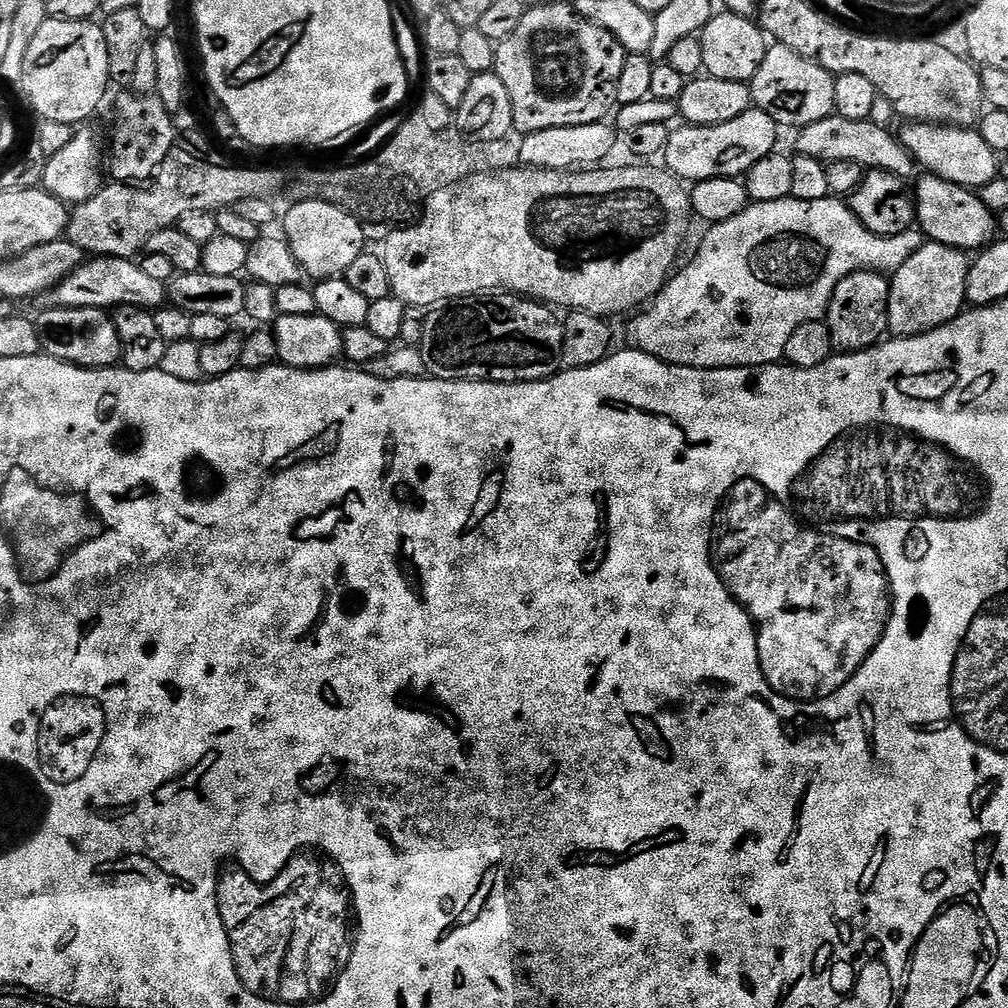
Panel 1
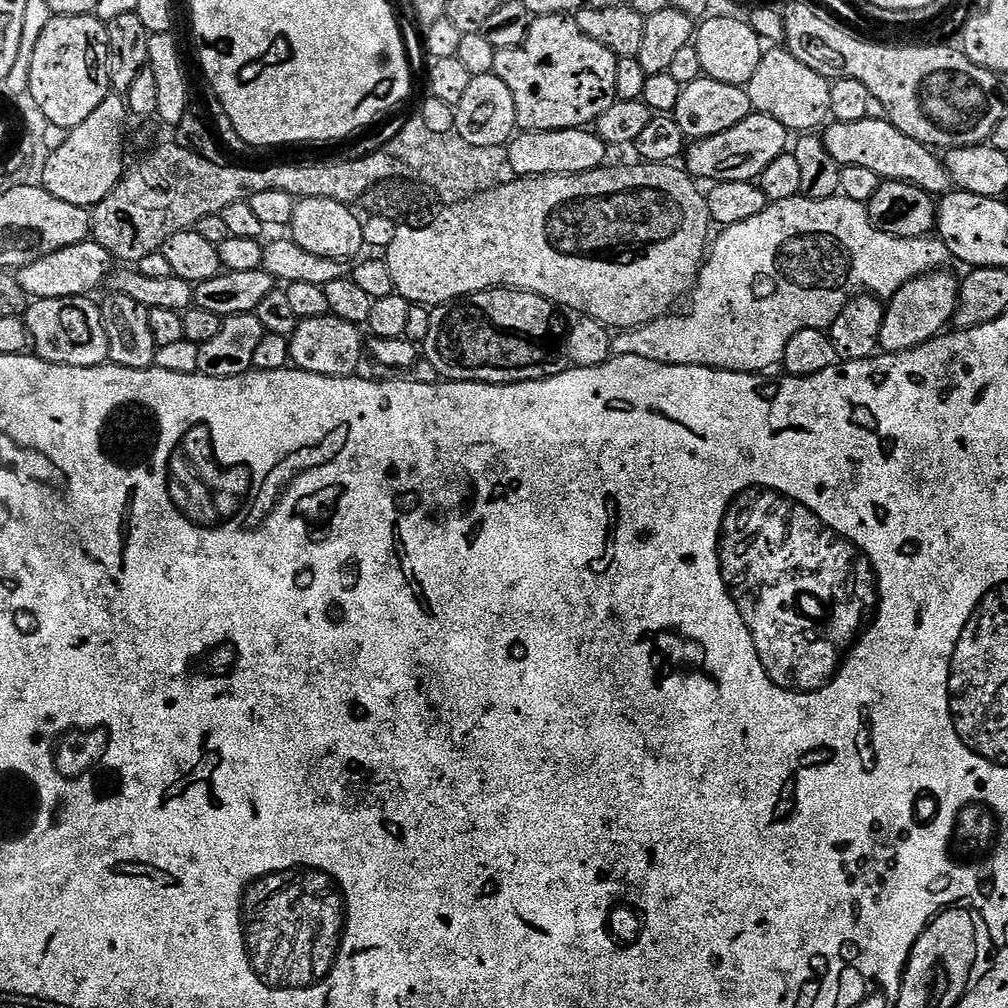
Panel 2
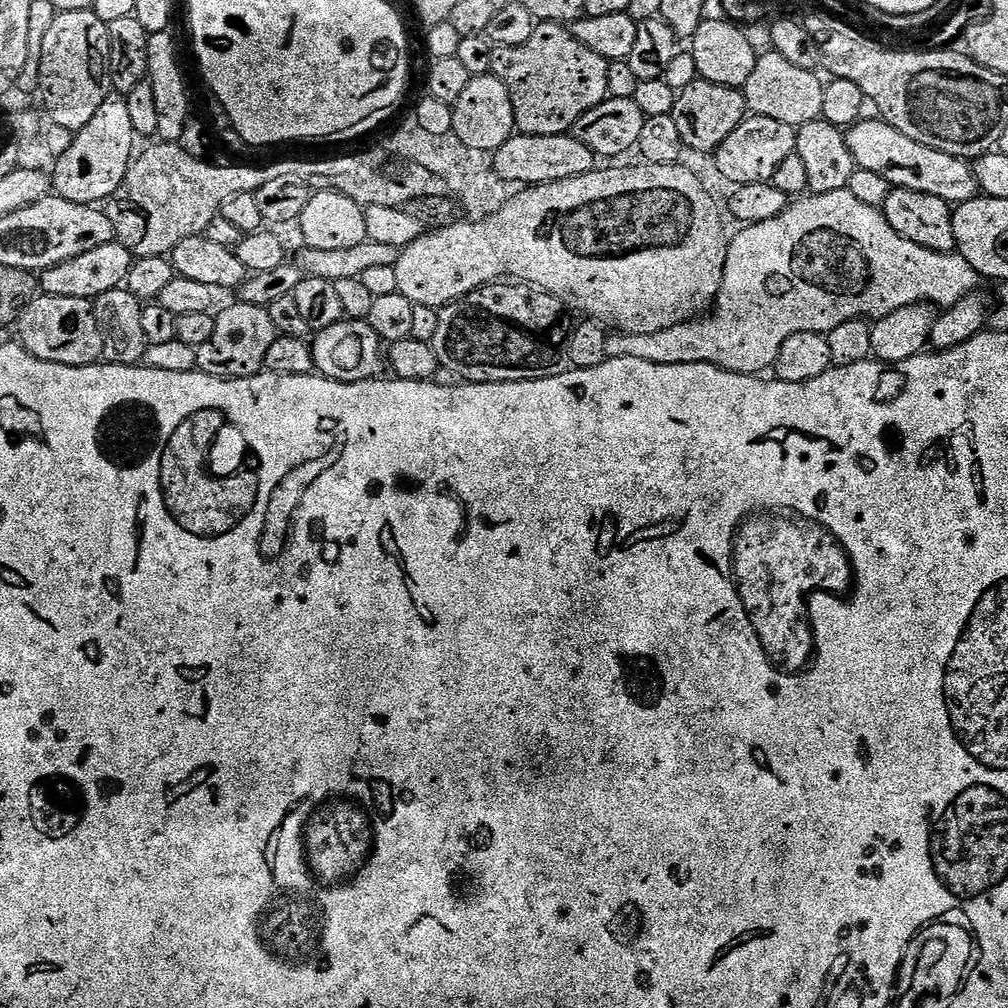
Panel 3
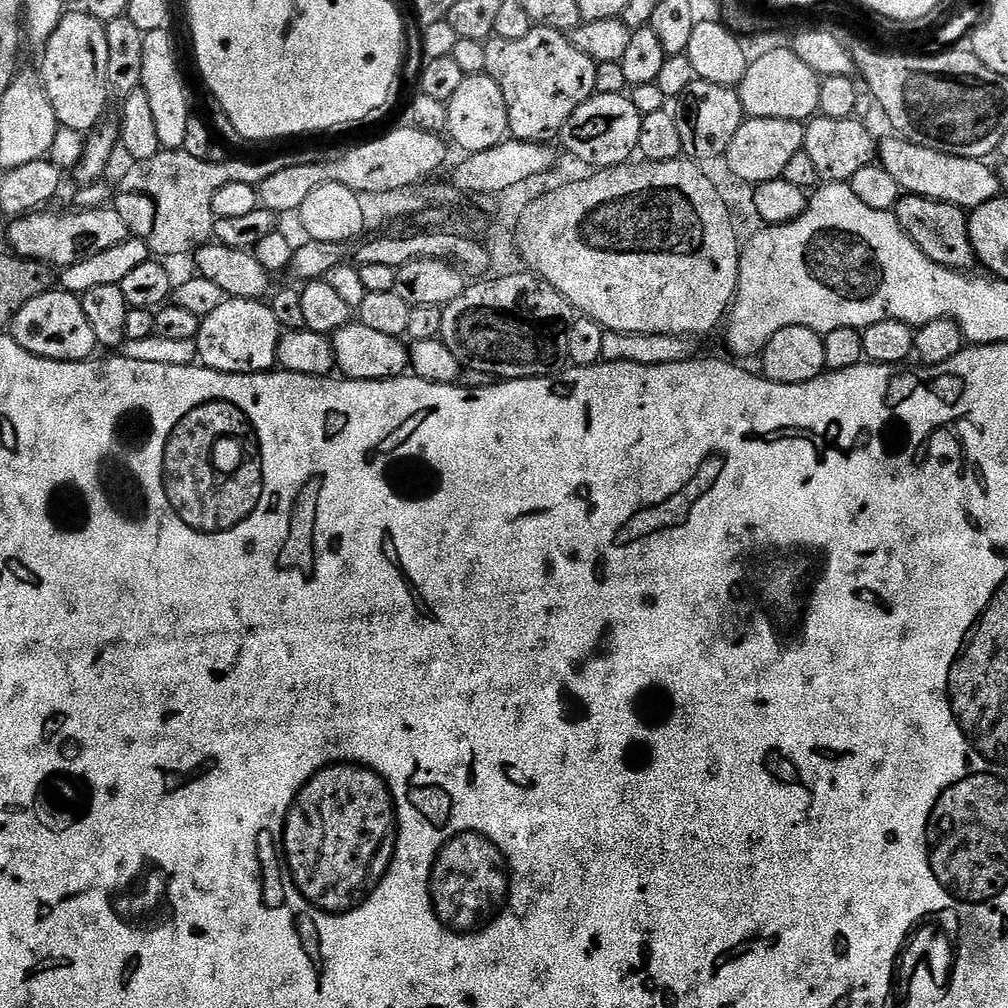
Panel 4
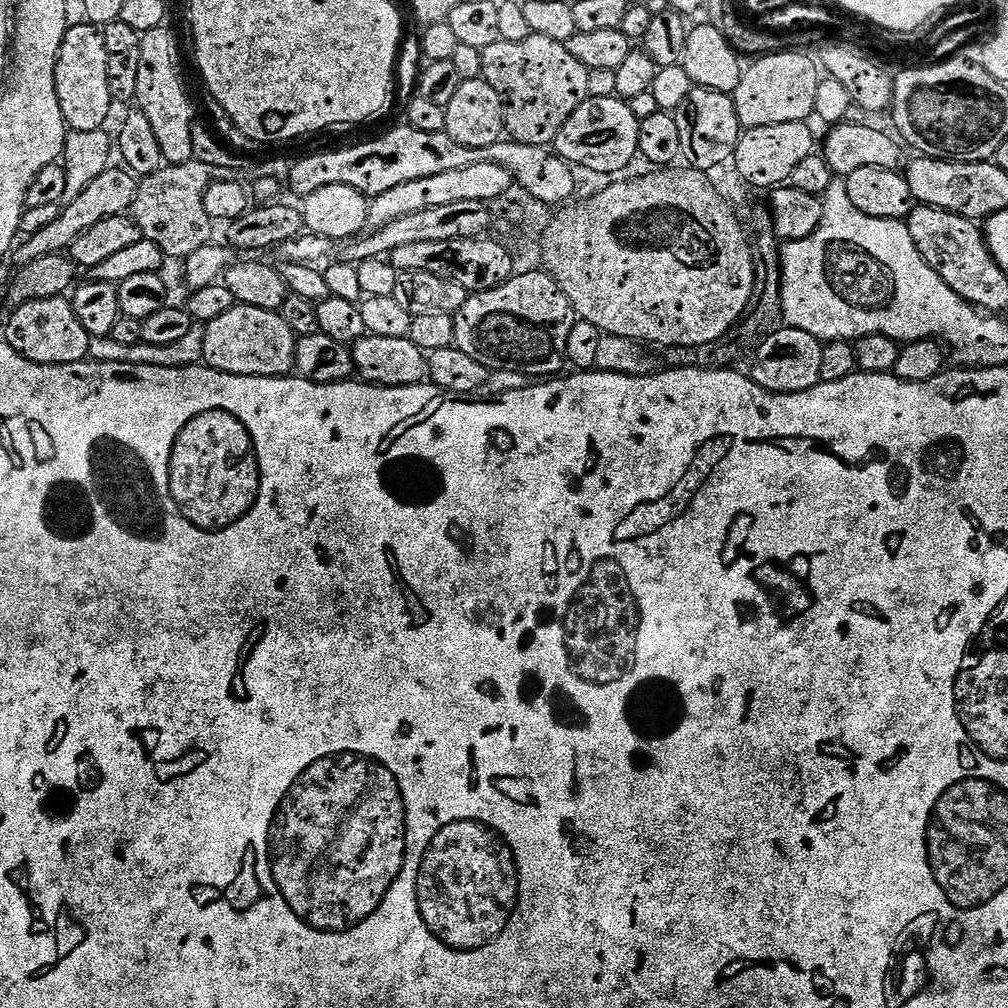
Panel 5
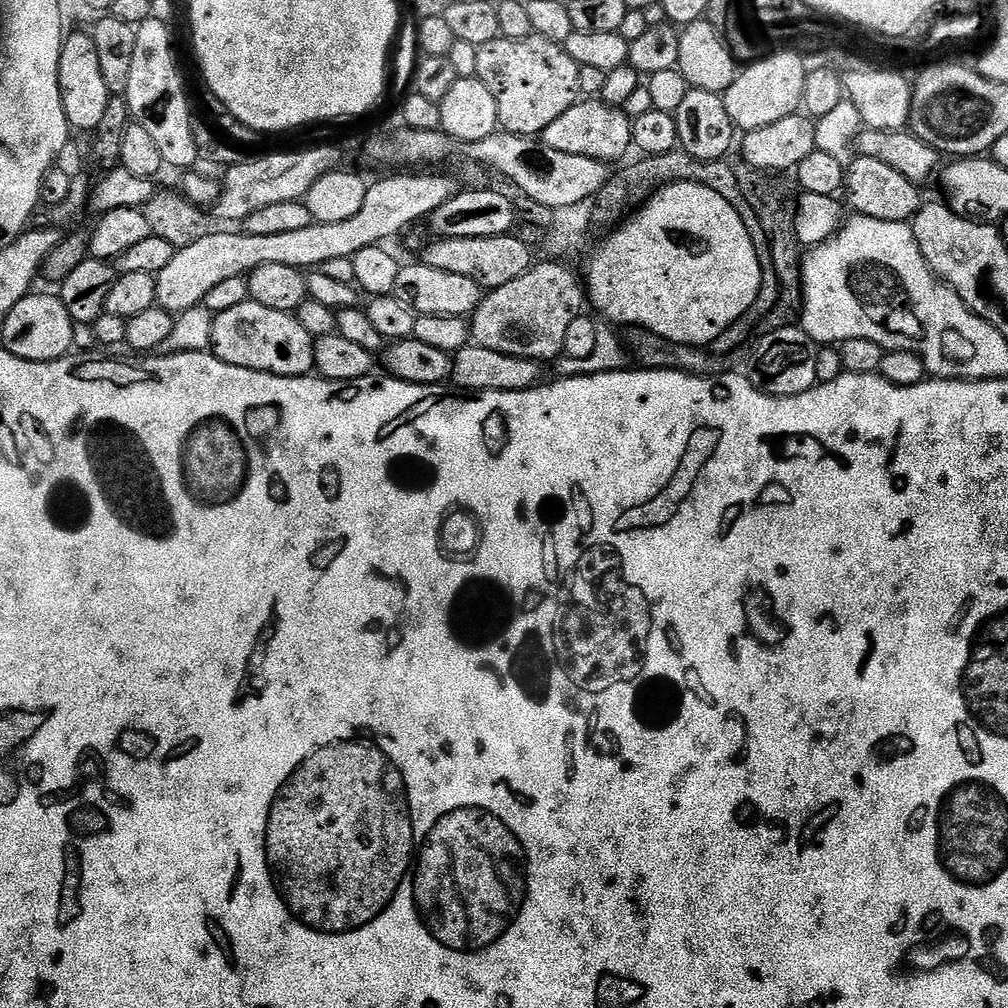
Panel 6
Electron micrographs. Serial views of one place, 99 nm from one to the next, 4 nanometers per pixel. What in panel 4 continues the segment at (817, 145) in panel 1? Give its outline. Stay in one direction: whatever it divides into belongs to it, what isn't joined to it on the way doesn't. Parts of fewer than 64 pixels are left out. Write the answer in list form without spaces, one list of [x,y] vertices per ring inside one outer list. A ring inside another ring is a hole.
[[[891,138],[892,140],[881,139],[878,144],[878,163],[881,168],[885,168],[898,182],[898,186],[905,193],[914,196],[925,196],[931,200],[941,200],[947,204],[953,204],[956,208],[971,210],[982,206],[986,202],[996,199],[1001,195],[1000,177],[995,167],[991,168],[984,160],[971,160],[961,156],[951,156],[942,154],[938,150],[930,150],[926,146],[912,144],[903,138]]]

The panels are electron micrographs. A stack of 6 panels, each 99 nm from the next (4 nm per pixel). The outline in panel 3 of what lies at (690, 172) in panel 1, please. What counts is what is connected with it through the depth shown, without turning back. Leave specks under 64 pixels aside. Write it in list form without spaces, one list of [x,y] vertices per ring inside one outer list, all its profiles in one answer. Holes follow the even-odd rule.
[[[749,115],[722,142],[722,146],[714,153],[716,168],[732,183],[732,186],[753,184],[754,182],[771,182],[774,170],[785,158],[796,151],[796,129],[791,128],[786,122],[774,122],[774,118]]]

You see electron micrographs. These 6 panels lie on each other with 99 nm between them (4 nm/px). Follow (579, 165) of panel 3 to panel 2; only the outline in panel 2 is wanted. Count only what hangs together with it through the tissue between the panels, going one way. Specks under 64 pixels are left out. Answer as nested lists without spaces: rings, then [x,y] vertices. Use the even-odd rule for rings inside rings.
[[[567,128],[549,132],[521,131],[507,145],[510,166],[515,175],[525,176],[573,176],[579,172],[593,172],[595,168],[605,167],[604,160],[610,152],[601,136],[588,128]]]

